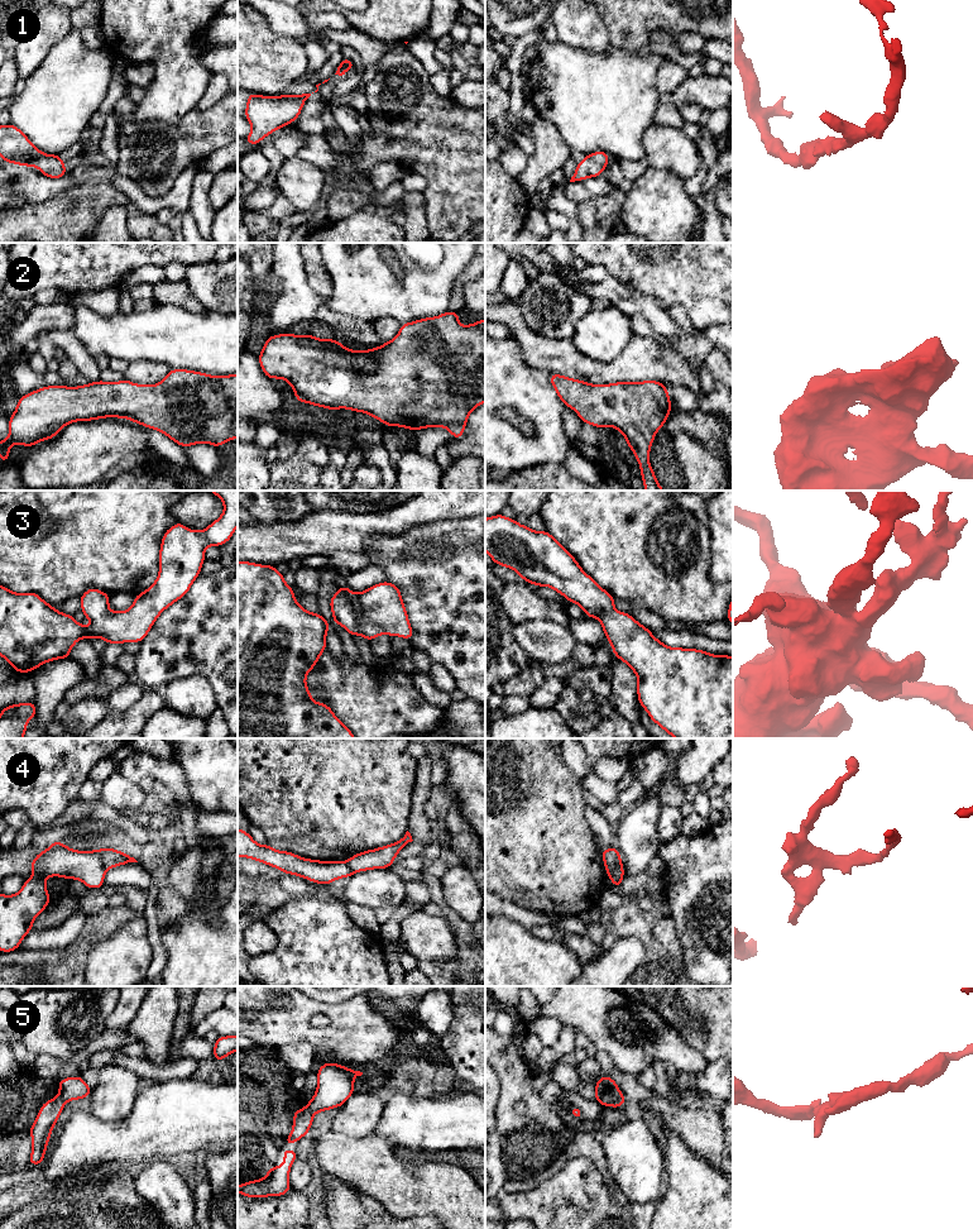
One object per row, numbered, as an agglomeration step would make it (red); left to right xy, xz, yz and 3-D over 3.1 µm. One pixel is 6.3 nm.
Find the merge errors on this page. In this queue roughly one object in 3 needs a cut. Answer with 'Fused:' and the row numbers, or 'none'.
Fused: 4, 5

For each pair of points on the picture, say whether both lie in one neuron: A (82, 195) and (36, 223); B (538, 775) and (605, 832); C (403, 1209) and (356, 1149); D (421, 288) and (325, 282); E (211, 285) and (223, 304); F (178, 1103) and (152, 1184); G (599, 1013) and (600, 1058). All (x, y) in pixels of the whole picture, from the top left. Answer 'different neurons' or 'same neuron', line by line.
A: same neuron
B: different neurons
C: same neuron
D: different neurons
E: same neuron
F: different neurons
G: different neurons

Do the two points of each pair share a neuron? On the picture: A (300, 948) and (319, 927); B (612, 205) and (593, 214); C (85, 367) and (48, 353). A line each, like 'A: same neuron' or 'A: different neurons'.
A: same neuron
B: same neuron
C: different neurons

